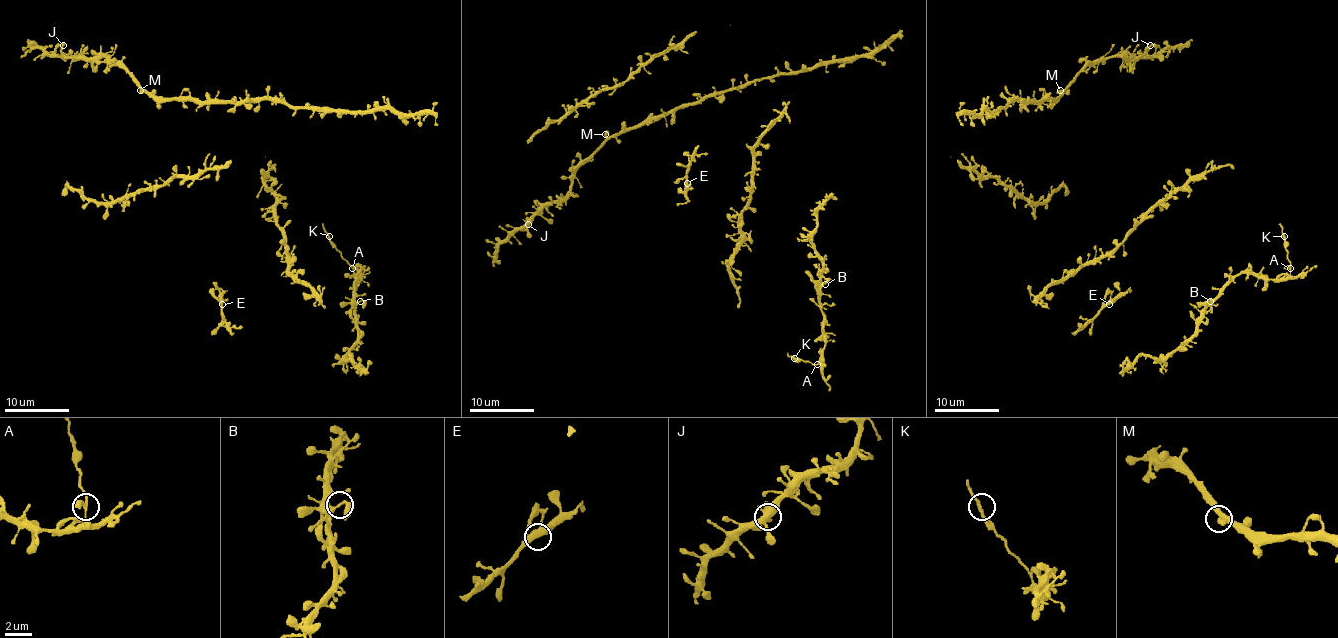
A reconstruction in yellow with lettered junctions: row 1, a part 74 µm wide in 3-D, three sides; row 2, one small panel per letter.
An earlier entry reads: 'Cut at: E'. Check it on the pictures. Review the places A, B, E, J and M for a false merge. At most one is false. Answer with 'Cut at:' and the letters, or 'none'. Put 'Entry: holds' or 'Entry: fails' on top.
Entry: fails
Cut at: A

